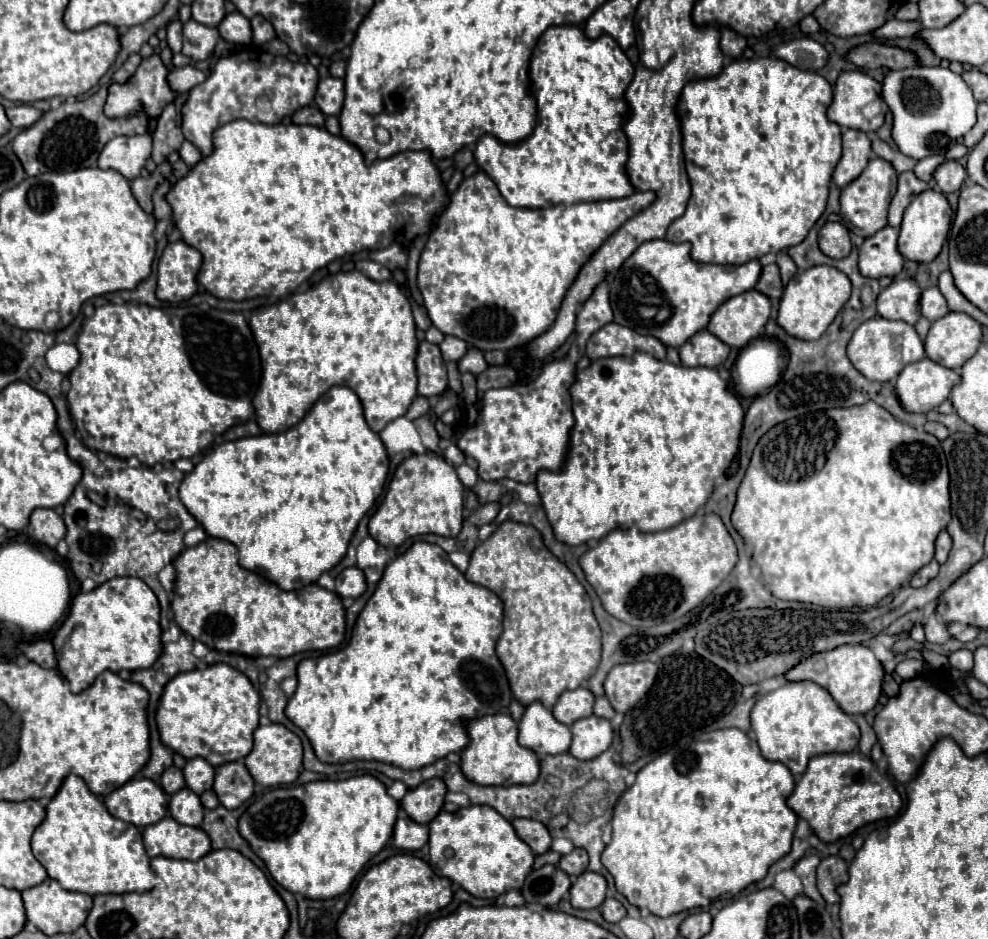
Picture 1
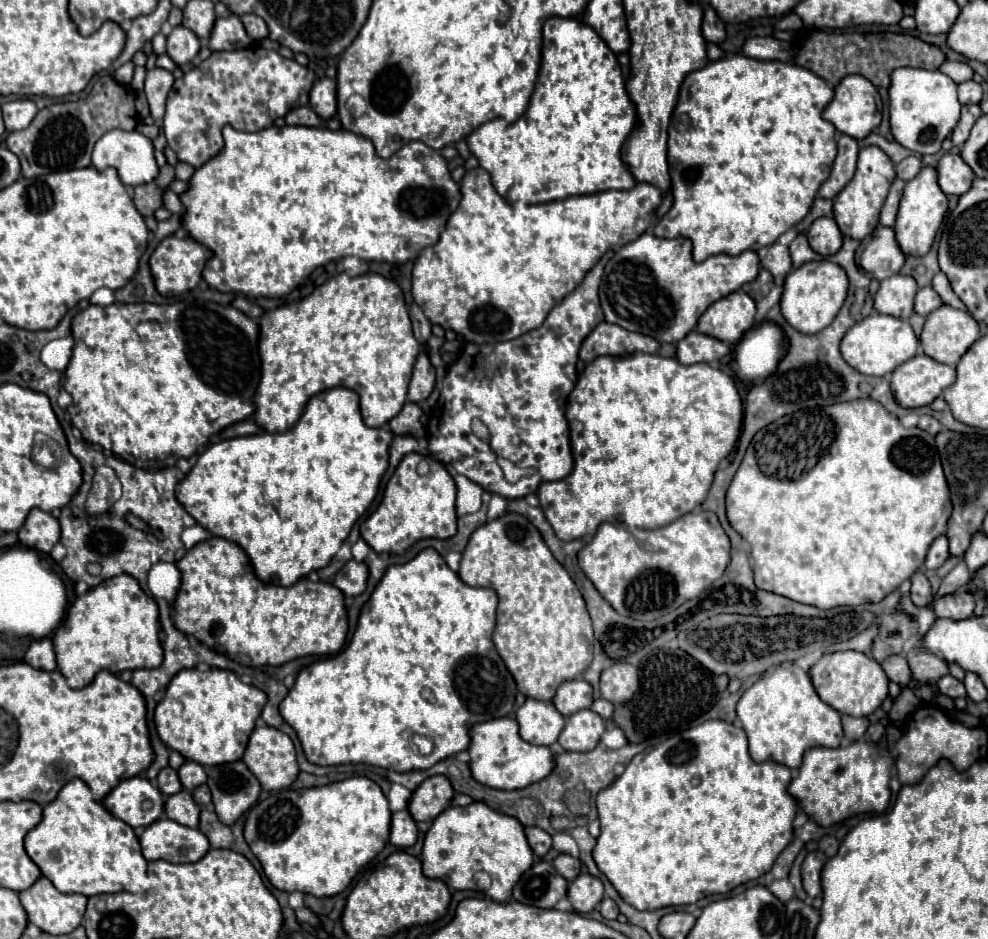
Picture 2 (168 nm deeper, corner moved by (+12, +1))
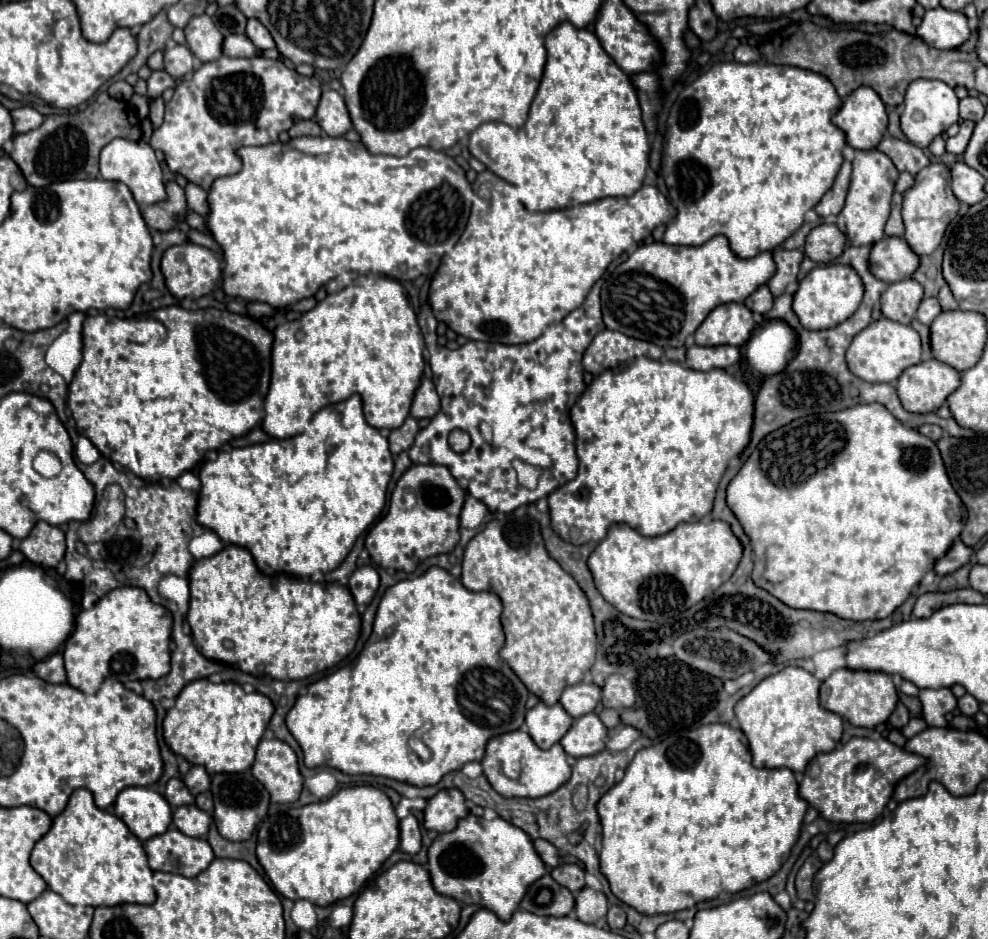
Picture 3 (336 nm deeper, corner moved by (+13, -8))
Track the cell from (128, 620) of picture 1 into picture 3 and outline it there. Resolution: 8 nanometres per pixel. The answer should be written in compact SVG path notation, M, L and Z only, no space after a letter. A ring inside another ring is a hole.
M116 588L102 596L90 610L82 610L76 616L76 626L70 638L64 644L64 668L68 676L68 684L84 694L98 692L100 684L106 678L116 678L118 682L126 684L132 680L146 680L146 678L162 678L170 672L170 628L172 616L166 608L154 604L142 588Z

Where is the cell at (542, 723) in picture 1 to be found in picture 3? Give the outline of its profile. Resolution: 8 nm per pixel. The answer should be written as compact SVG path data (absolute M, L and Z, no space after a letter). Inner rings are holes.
M538 702L532 710L526 712L526 728L534 744L542 750L552 748L570 728L572 716L560 706L546 706Z

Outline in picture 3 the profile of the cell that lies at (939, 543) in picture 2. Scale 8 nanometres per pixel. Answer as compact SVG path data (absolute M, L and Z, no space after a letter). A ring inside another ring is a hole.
M956 540L952 544L952 548L940 560L934 562L934 572L938 576L946 576L946 574L958 570L960 566L964 566L970 560L970 556L972 556L972 548L964 546L960 540Z

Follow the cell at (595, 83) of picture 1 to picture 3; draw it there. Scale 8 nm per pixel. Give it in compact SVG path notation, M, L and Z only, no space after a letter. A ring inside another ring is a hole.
M570 22L558 24L546 36L546 52L548 52L548 60L546 60L544 76L542 76L540 88L538 88L538 92L532 100L526 124L514 134L511 134L510 126L498 122L488 122L488 124L478 126L470 134L470 144L468 144L470 154L476 160L480 160L490 172L494 172L496 176L506 180L508 184L530 188L530 202L524 202L524 206L534 206L534 210L562 210L562 208L572 208L572 206L580 206L580 204L586 204L586 202L594 202L594 200L600 200L600 198L606 198L606 196L632 196L644 182L644 176L646 176L646 170L648 170L650 146L648 146L648 138L646 138L646 130L644 130L644 122L642 122L642 112L640 112L636 90L630 82L630 76L626 72L622 72L616 66L616 62L604 52L604 48L600 46L594 32L590 32L586 28L574 28Z

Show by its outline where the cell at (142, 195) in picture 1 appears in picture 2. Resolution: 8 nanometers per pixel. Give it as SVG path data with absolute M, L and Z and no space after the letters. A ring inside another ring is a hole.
M155 183L135 187L135 207L143 217L153 217L159 207L163 207L163 189Z

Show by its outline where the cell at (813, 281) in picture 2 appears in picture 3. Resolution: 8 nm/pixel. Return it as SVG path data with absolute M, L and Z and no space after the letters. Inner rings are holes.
M842 264L816 266L812 272L804 276L804 280L800 280L798 290L794 294L792 310L806 330L828 330L852 316L852 312L858 308L862 300L862 294L864 288L854 268Z

